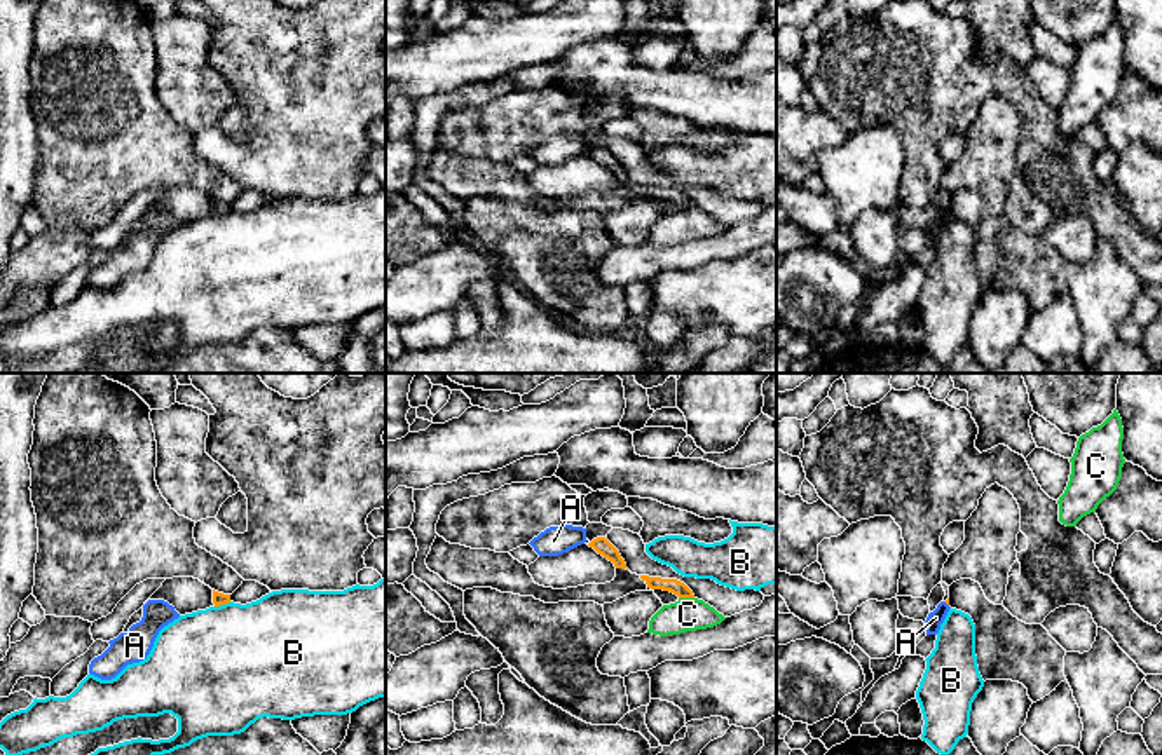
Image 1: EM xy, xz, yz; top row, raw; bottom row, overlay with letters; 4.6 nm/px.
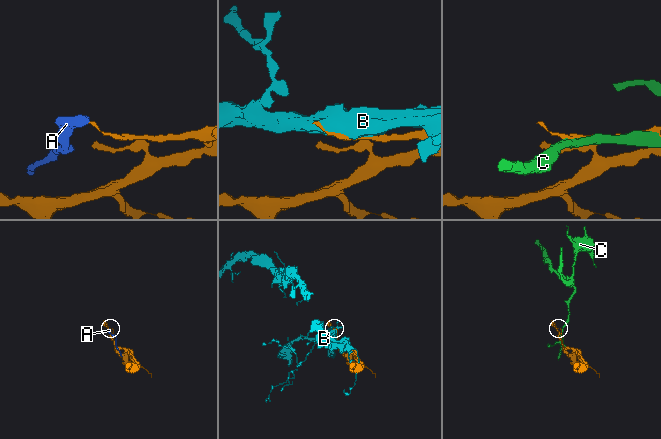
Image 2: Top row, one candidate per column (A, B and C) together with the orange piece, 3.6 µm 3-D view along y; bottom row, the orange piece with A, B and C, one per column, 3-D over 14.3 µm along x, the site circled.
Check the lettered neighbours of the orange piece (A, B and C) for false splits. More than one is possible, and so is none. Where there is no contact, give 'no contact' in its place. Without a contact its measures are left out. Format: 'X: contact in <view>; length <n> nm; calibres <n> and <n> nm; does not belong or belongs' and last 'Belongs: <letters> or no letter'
A: no contact; does not belong
B: contact in xy; length 80 nm; calibres 60 and 480 nm; does not belong
C: contact in xz; length 70 nm; calibres 70 and 160 nm; does not belong
Belongs: no letter

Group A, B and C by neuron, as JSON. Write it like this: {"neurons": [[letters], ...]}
{"neurons": [["A"], ["B"], ["C"]]}

